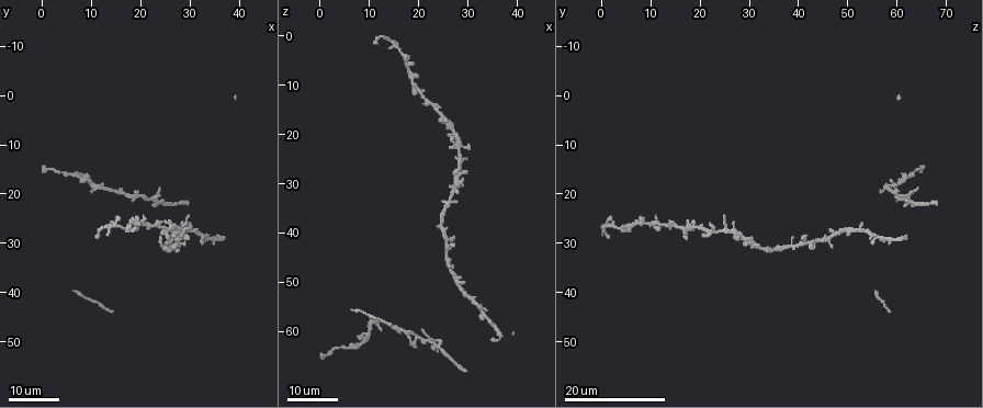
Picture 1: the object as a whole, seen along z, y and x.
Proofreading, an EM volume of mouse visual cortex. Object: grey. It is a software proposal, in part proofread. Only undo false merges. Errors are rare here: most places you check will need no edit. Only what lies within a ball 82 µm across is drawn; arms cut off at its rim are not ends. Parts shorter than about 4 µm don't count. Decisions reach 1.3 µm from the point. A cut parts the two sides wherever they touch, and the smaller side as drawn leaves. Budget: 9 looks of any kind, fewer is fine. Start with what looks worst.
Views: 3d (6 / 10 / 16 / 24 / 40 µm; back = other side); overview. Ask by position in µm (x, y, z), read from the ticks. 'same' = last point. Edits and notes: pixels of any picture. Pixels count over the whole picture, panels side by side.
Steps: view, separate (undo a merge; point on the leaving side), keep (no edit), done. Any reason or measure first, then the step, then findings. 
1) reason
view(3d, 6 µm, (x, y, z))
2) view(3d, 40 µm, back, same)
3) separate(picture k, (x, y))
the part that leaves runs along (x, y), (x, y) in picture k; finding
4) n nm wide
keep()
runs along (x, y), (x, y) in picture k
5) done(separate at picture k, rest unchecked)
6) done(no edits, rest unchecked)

looks like a crossing
view(3d, 16 µm, (33.0, 29.0, 56.5))

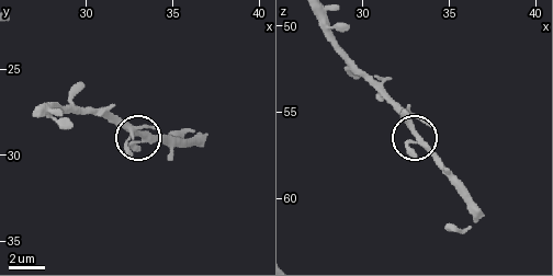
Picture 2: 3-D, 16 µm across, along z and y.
view(3d, 6 µm, (33.1, 28.7, 56.3))

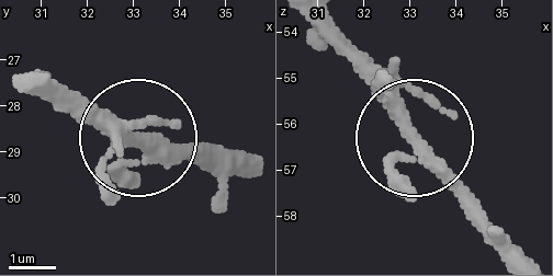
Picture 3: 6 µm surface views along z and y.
280 nm wide
keep()
one neuron here

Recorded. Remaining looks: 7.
branch point
view(3d, 16 µm, (10.5, 18.5, 57.5))

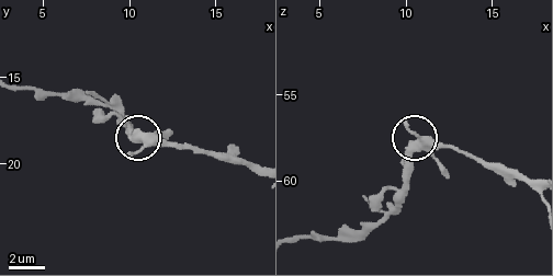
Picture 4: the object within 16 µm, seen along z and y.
view(3d, 6 µm, (10.8, 18.5, 57.8))

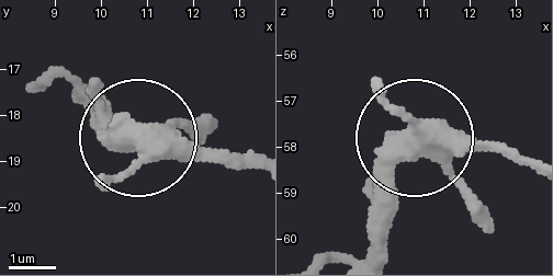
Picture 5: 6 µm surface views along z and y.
side arm 16 µm; 3 arms
keep()
all the same neuron

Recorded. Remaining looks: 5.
three-way junction
view(3d, 24 µm, (13.0, 26.5, 0.5))

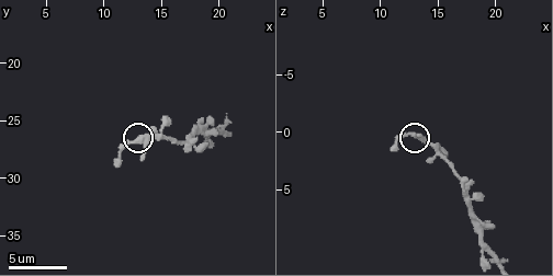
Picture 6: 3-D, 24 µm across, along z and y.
closer look
view(3d, 10 µm, (12.8, 26.6, 0.4))

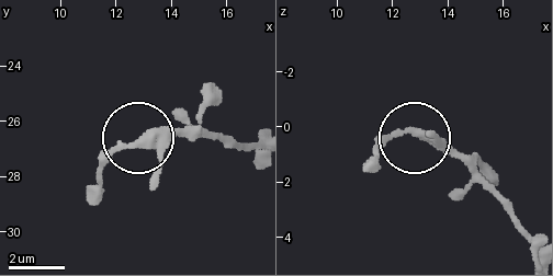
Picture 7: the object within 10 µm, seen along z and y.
keep()
runs along (531, 232), (453, 154), (425, 138), (404, 134), (371, 152) in picture 7; all the same neuron

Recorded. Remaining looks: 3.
three-way junction
view(3d, 16 µm, (20.2, 26.2, 10.8))

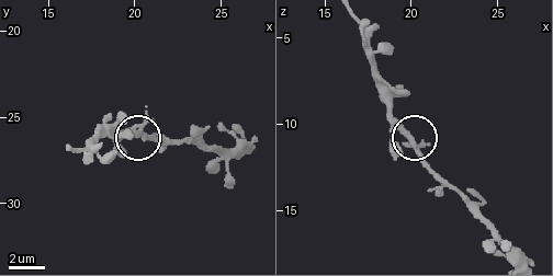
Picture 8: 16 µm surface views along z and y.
3 arms
keep()
runs along (519, 256), (426, 163), (387, 103) in picture 8; one neuron here

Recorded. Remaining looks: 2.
done(no edits, rest unchecked)

